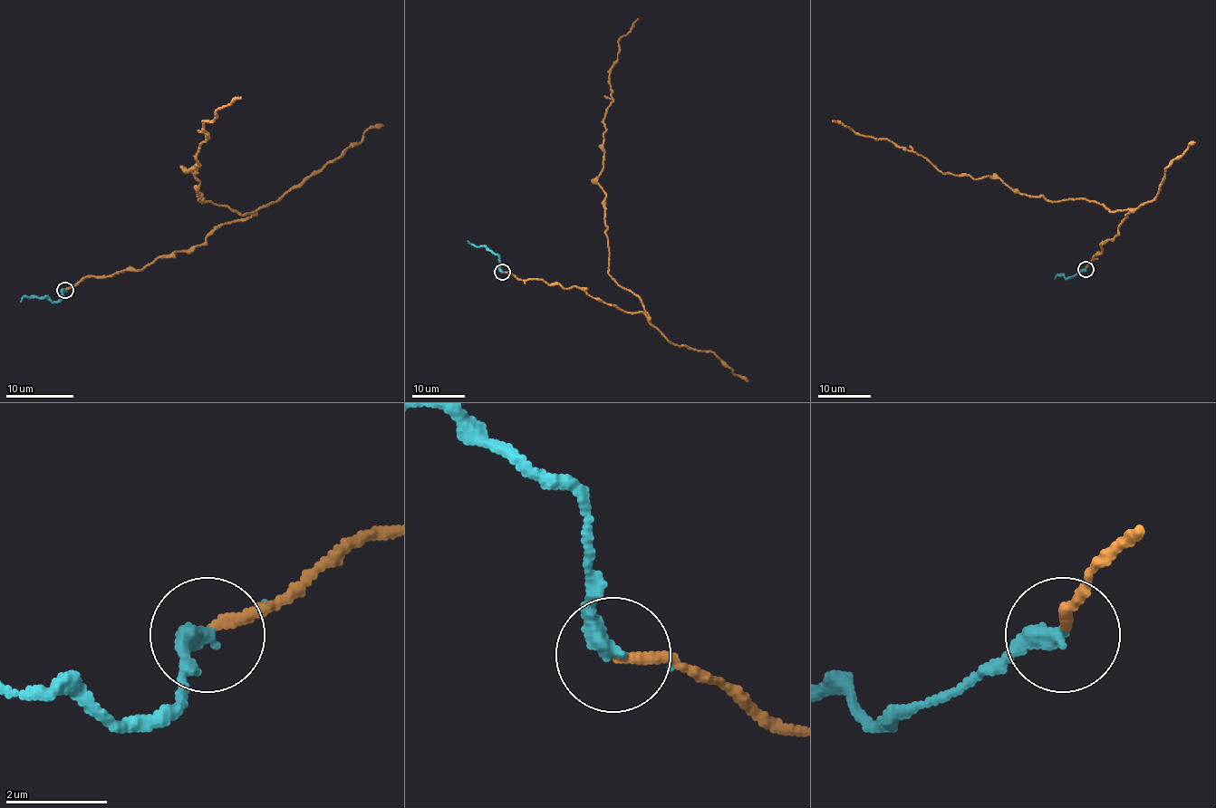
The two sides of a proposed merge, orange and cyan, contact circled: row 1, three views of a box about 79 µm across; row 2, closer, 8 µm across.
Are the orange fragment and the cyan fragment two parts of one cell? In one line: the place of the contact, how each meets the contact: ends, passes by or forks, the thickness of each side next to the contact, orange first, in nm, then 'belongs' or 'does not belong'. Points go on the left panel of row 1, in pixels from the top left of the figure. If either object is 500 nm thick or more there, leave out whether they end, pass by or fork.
place (64, 290); orange ends; cyan ends; calibres 200 and 360 nm; belongs

